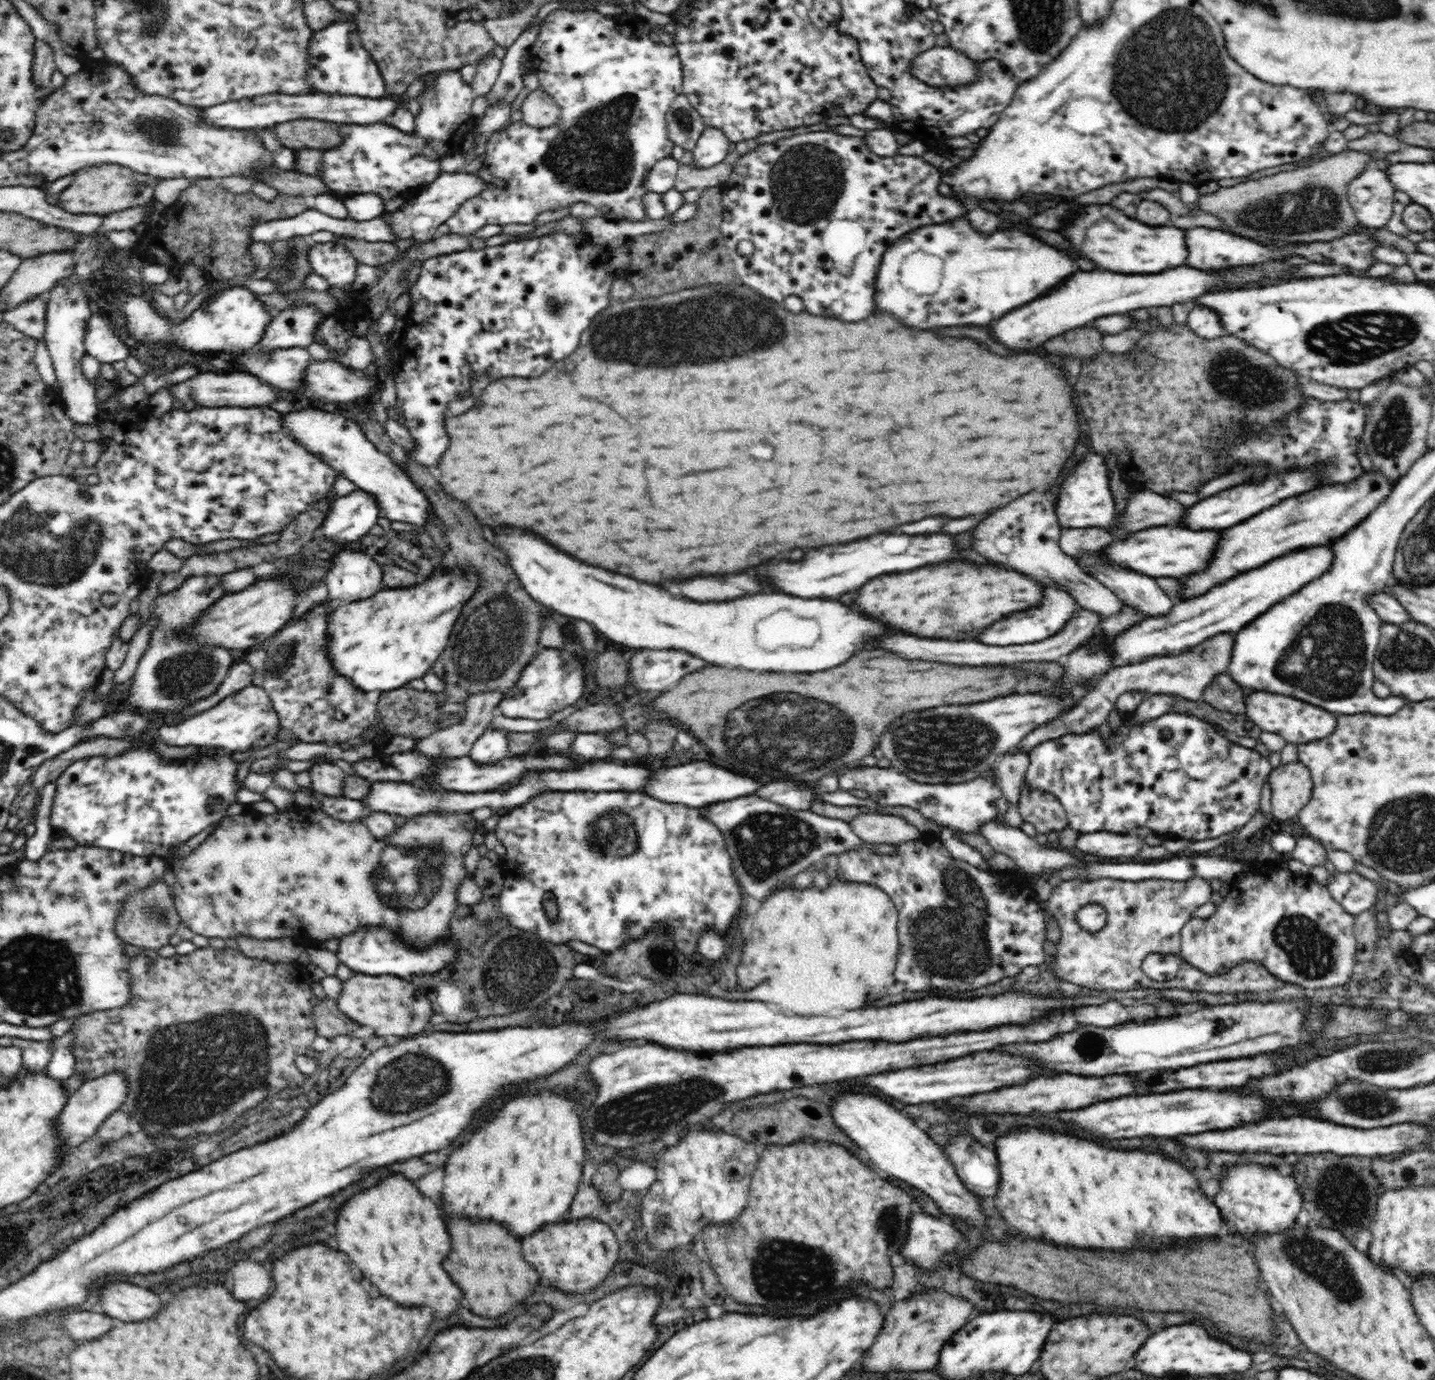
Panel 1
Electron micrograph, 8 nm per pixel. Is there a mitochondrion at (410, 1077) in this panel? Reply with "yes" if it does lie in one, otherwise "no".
yes

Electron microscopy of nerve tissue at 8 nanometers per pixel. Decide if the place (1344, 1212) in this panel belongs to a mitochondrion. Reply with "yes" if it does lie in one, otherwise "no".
yes

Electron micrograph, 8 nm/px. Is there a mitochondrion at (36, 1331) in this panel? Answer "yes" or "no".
no

